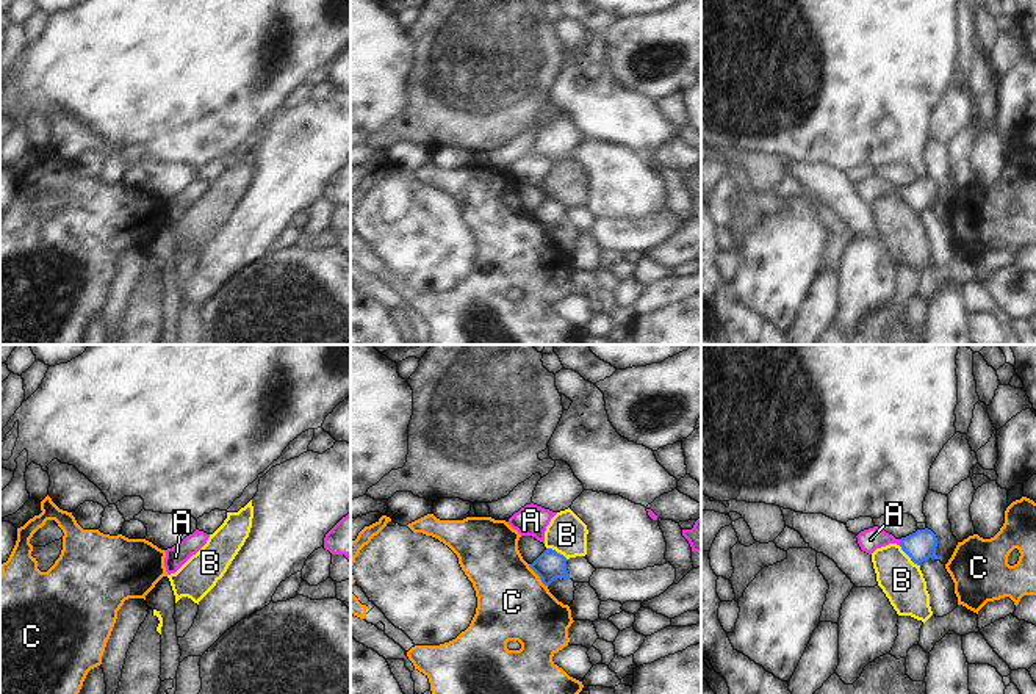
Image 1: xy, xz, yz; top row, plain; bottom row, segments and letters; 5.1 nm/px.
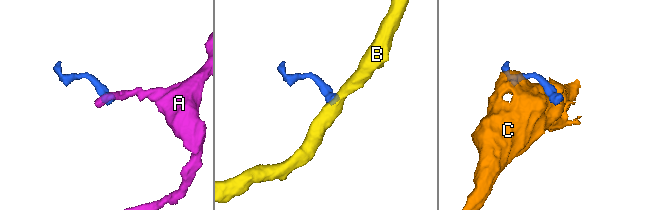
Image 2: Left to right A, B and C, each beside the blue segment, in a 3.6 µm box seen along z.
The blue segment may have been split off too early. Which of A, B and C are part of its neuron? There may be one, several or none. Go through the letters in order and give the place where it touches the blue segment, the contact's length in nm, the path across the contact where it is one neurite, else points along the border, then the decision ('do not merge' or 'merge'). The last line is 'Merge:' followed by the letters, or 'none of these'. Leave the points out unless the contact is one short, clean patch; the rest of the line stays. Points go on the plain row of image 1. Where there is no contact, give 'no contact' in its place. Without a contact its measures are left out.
A: contact yz (900, 191); length 30 nm; way yz (920, 195), (900, 191), (870, 188); merge
B: contact yz (908, 204); length 160 nm; border yz (899, 195), (919, 215); do not merge
C: contact xz (537, 223); length 160 nm; do not merge
Merge: A

